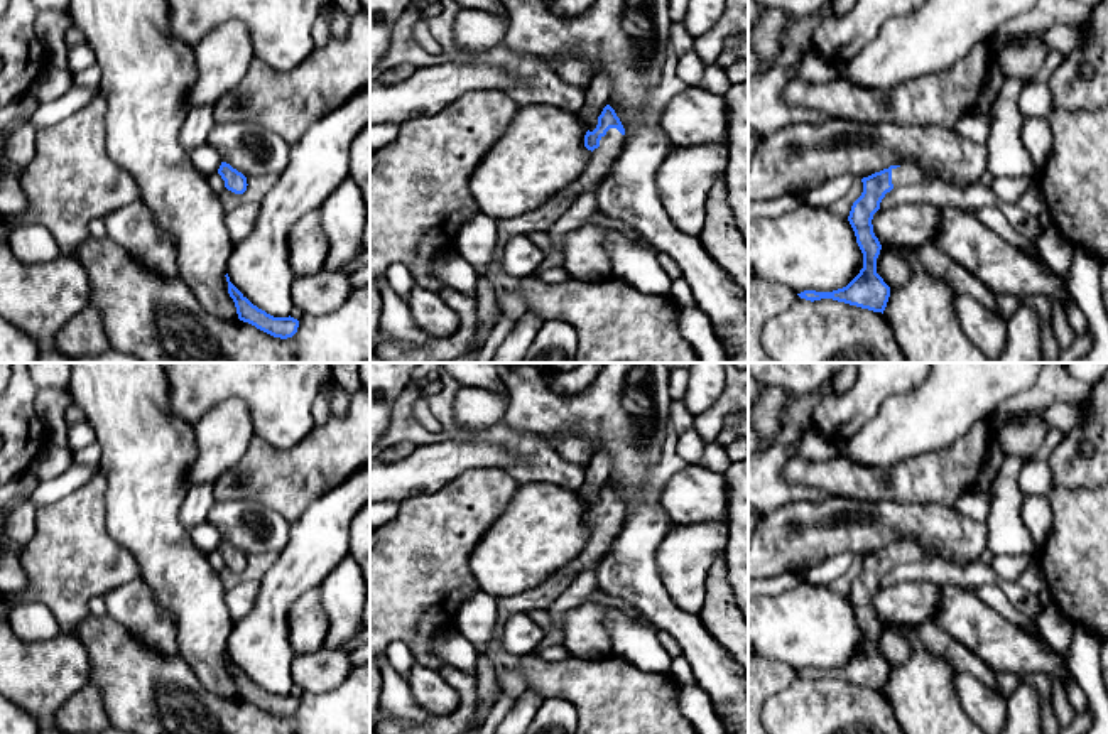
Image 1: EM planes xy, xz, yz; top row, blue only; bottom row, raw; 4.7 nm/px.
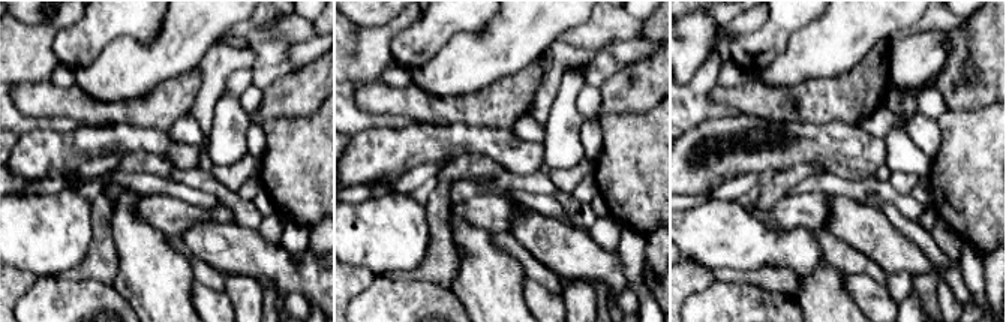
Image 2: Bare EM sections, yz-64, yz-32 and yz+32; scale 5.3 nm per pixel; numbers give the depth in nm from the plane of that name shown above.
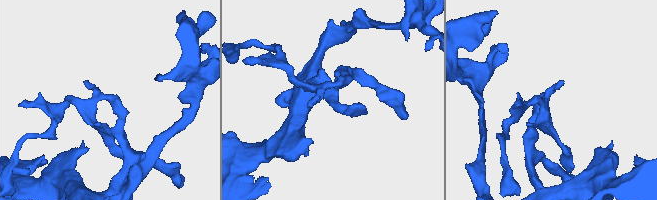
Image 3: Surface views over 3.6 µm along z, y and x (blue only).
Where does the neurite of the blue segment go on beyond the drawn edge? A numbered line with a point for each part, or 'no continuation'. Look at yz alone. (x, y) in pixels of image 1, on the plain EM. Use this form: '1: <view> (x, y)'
1: yz (907, 550)

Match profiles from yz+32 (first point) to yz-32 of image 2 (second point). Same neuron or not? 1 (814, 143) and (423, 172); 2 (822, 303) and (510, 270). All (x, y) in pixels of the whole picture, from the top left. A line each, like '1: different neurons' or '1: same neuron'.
1: different neurons
2: same neuron

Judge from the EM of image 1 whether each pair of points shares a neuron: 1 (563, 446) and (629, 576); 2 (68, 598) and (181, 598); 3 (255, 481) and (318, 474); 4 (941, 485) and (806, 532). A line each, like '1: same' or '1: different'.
1: different
2: different
3: same
4: different

